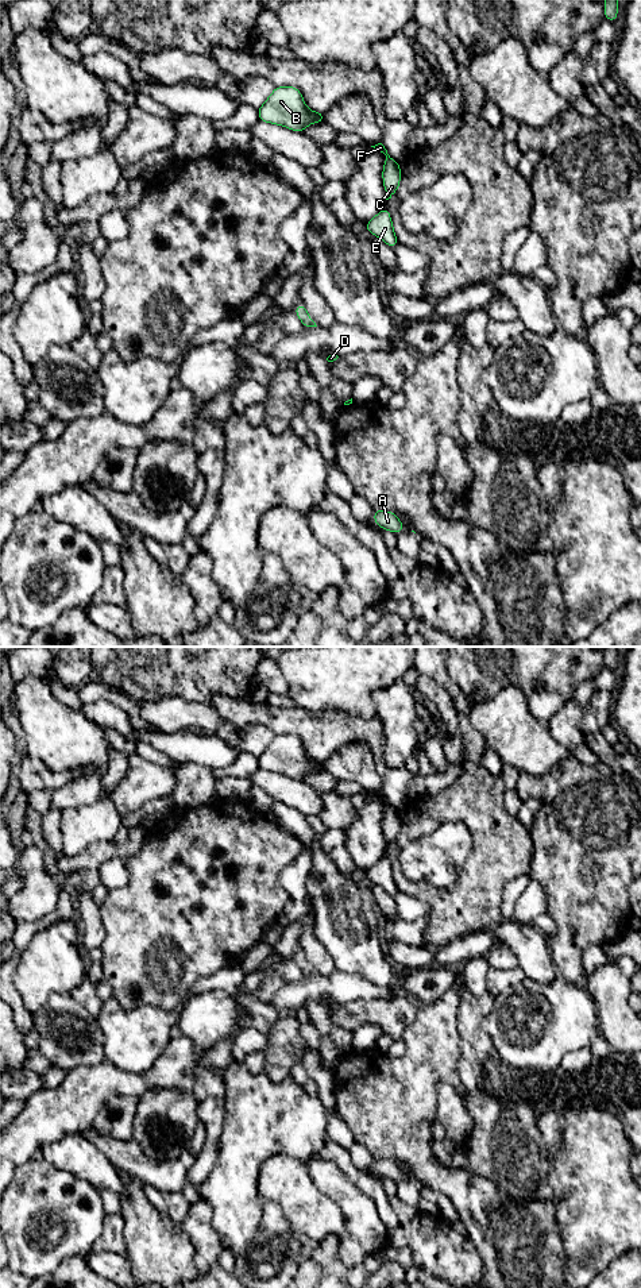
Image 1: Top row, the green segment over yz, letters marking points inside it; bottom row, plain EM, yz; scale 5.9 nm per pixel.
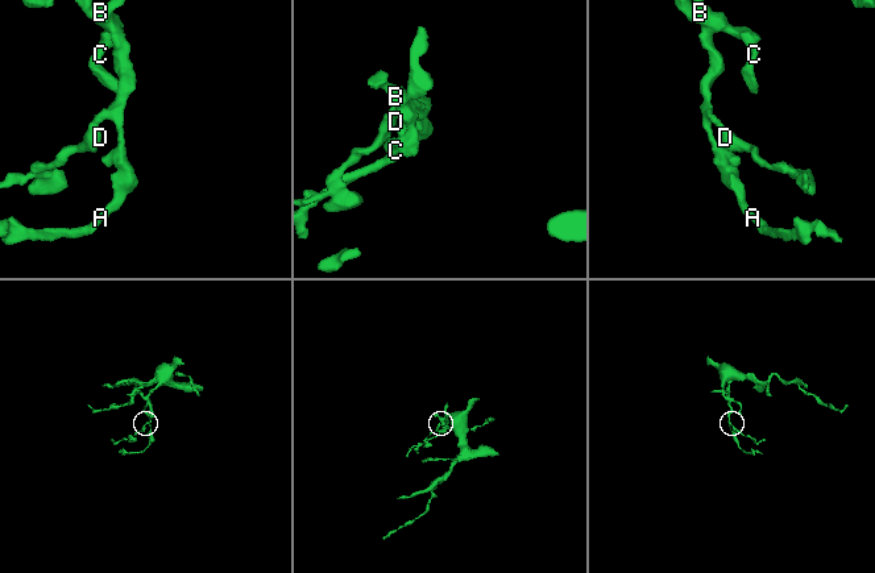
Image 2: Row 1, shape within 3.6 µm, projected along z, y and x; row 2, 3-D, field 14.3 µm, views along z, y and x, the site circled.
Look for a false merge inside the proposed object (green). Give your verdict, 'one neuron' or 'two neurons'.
one neuron

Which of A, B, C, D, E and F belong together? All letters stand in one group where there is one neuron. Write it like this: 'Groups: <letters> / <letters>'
Groups: A B C D E F

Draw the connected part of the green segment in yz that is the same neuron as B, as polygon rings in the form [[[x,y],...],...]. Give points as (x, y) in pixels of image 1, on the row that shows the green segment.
[[[275,86],[270,97],[258,109],[259,120],[305,132],[310,123],[323,123],[324,112],[310,111],[296,86]]]

